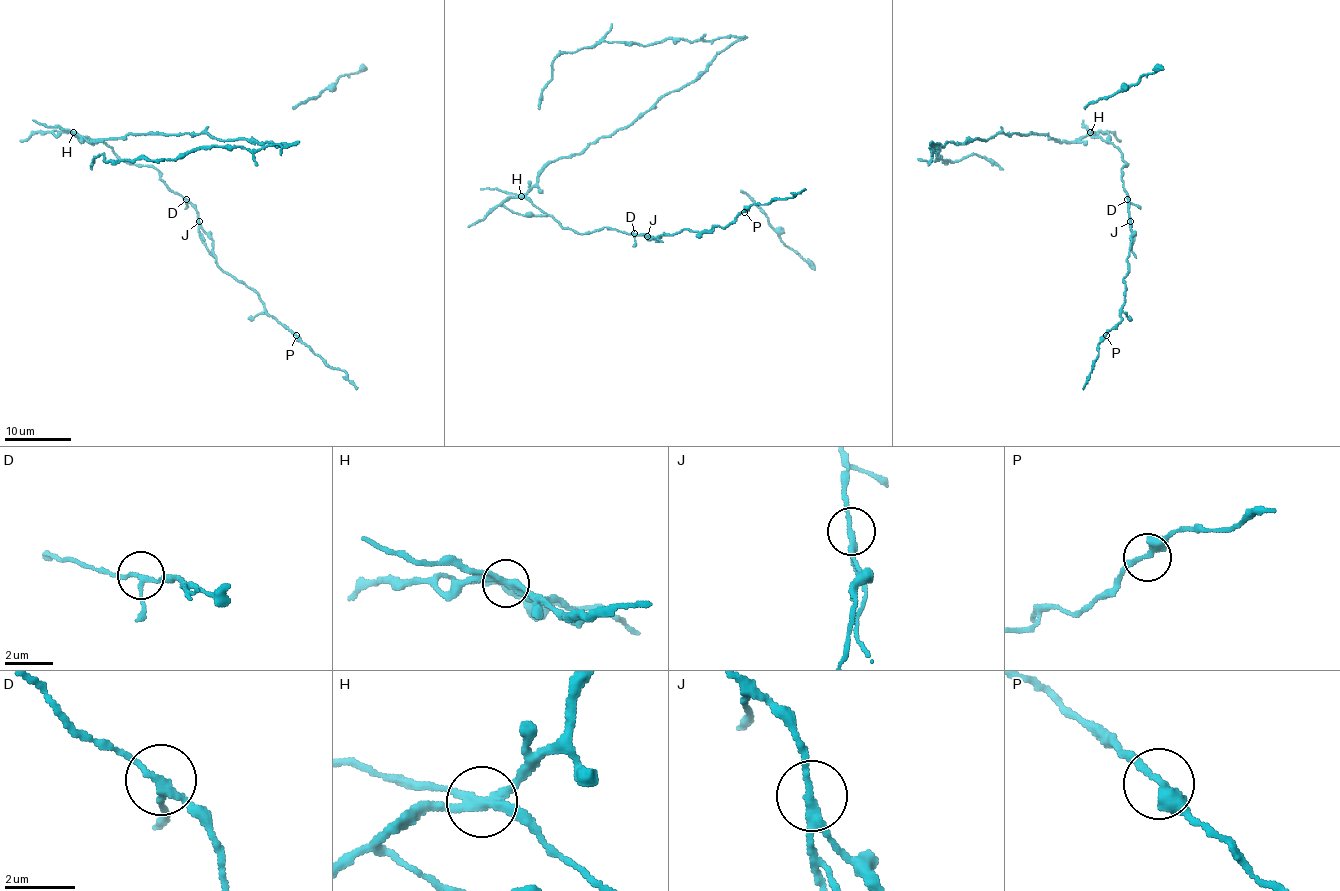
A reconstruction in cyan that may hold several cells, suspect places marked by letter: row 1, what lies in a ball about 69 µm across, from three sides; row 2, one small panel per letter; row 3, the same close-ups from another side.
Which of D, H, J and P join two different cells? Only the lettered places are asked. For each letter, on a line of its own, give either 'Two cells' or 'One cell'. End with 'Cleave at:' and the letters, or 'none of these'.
D: One cell
H: Two cells
J: Two cells
P: One cell
Cleave at: H, J

